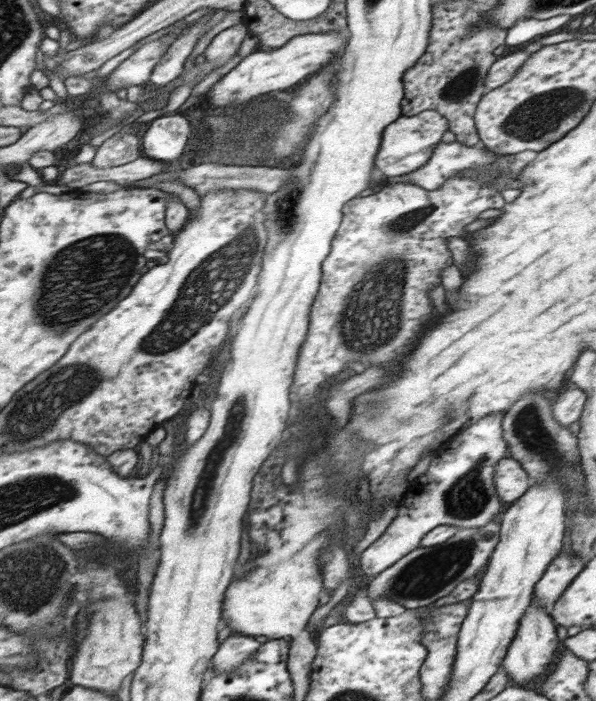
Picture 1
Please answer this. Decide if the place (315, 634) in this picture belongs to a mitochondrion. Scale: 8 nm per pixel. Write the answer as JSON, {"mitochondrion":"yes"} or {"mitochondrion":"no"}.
{"mitochondrion":"no"}

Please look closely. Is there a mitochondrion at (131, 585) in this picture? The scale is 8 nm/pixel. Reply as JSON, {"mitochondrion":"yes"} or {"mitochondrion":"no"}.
{"mitochondrion":"no"}

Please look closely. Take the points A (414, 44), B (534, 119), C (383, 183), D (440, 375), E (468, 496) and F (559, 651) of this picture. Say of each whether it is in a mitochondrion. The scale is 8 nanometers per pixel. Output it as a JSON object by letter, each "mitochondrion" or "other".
{"A":"other","B":"mitochondrion","C":"other","D":"other","E":"mitochondrion","F":"other"}

